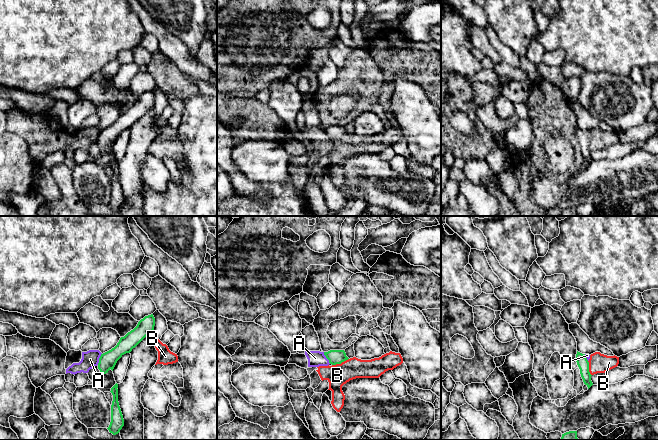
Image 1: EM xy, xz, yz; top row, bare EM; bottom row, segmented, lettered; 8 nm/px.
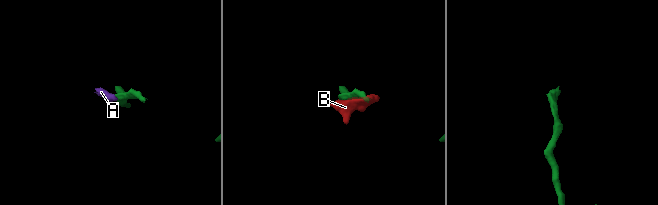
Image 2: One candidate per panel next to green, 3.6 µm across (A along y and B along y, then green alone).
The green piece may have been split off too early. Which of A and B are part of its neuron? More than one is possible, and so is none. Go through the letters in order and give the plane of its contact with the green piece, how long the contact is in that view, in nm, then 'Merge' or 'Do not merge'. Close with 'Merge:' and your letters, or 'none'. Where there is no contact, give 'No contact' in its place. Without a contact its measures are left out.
A: Touches green in xz. Shared border 110 nm. Do not merge
B: Touches green in xz. Shared border 150 nm. Do not merge
Merge: none

